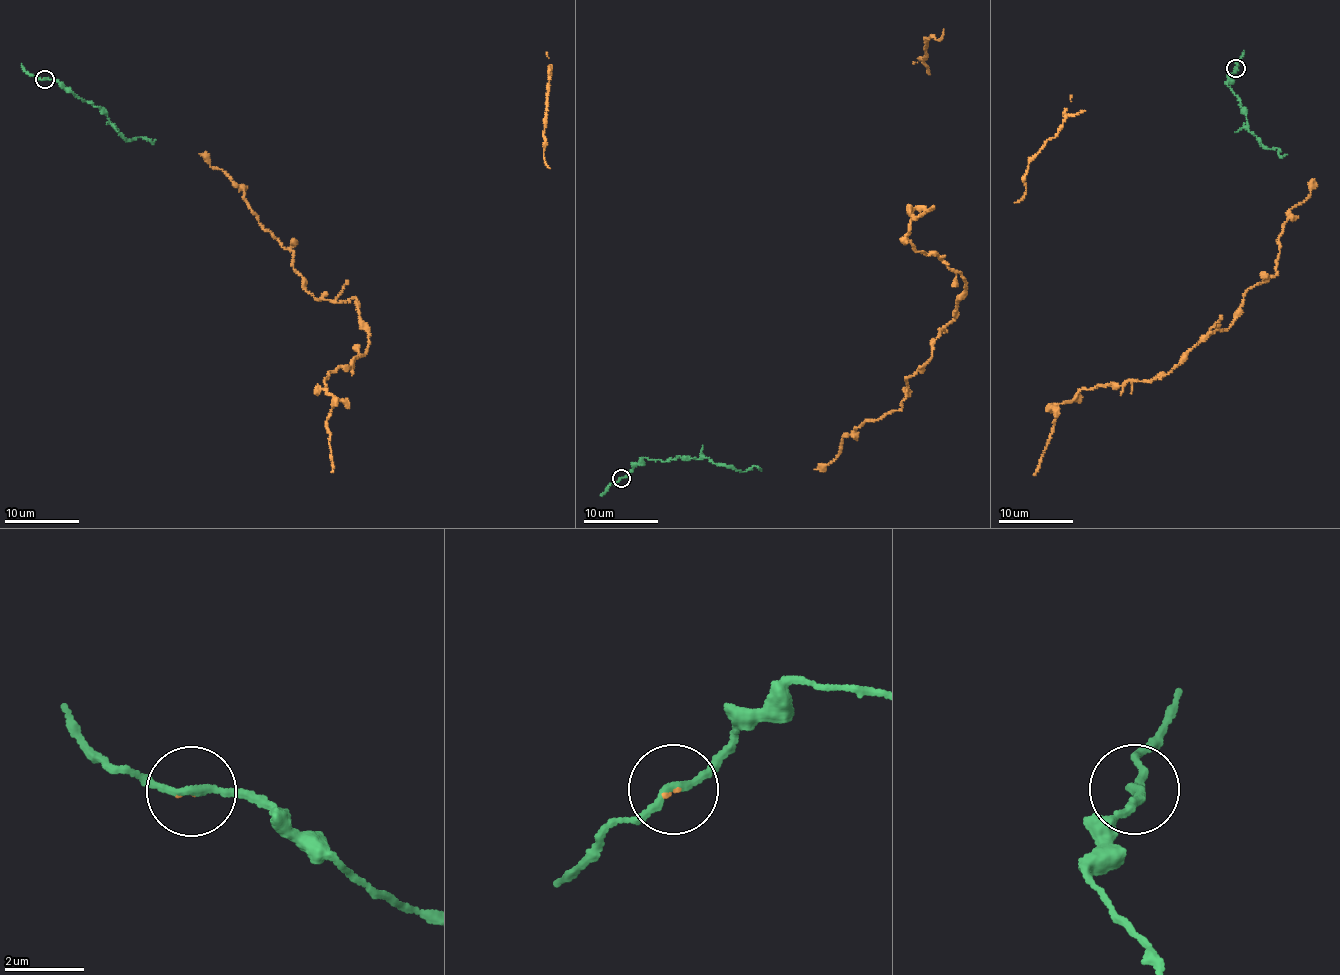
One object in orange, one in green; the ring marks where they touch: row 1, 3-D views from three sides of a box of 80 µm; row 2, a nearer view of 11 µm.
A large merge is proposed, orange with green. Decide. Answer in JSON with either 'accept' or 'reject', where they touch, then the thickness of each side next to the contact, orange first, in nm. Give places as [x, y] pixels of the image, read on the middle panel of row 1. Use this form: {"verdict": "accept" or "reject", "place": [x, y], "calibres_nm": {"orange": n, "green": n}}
{"verdict": "accept", "place": [621, 478], "calibres_nm": {"orange": 60, "green": 190}}

